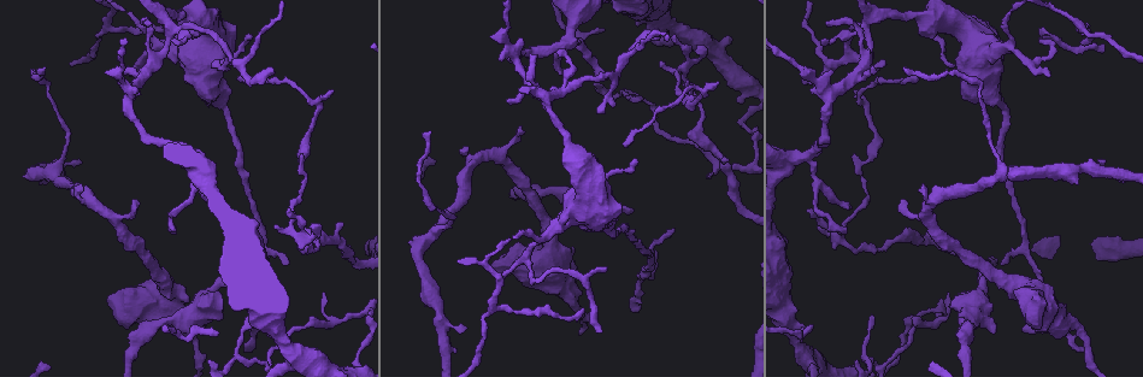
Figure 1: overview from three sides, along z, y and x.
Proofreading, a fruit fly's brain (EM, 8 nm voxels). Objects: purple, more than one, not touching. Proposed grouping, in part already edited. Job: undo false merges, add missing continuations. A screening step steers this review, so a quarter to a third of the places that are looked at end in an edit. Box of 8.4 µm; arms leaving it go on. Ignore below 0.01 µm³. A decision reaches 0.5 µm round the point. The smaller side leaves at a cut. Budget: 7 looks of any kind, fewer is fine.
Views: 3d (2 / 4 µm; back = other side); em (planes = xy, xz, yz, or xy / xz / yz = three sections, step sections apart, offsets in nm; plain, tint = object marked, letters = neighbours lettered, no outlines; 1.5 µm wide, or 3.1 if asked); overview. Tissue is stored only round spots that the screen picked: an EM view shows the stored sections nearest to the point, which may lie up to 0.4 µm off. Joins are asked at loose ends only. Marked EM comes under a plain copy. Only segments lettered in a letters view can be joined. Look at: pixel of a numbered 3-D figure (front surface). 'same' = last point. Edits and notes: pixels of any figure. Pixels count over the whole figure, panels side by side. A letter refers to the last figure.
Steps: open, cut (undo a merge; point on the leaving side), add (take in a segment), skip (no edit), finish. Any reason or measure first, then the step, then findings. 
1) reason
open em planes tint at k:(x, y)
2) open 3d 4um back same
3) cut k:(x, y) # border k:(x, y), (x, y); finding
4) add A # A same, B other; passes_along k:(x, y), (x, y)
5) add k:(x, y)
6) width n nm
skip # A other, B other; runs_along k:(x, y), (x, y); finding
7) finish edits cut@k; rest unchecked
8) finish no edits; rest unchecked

free end
open 3d 2um at 1:(655, 251)

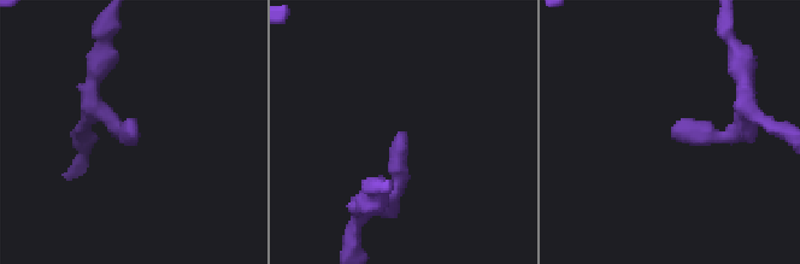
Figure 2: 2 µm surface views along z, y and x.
open em planes letters at 2:(403, 134)

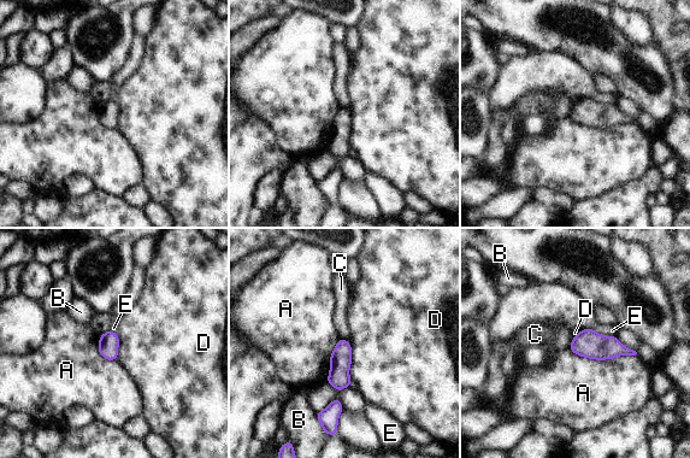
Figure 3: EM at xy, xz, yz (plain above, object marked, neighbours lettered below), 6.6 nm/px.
skip # A other, B other, C other, D other, E other; border 3:(347, 339), (351, 346), (352, 385); no lettered segment goes on from it

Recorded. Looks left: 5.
tapers out
open em planes letters at 1:(846, 233)

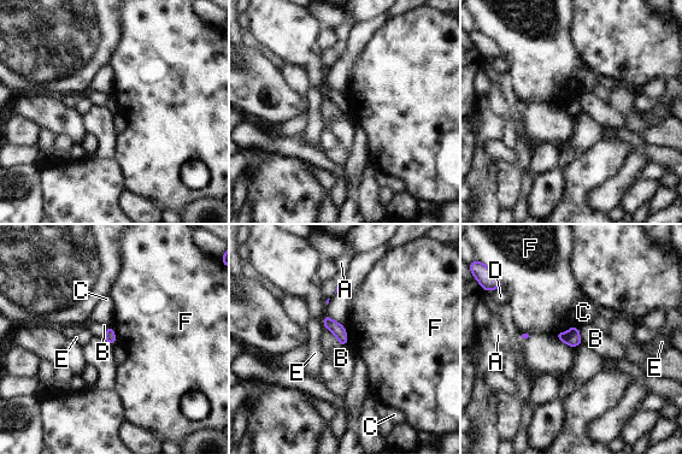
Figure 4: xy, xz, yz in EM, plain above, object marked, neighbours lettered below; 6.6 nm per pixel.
width 80 nm
skip # A other, B other, C other, D other, E other, F other; border 4:(578, 329), (570, 326), (554, 334); none of them fits

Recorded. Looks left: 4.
two arms at a narrow angle
open 3d 4um at 1:(665, 62)

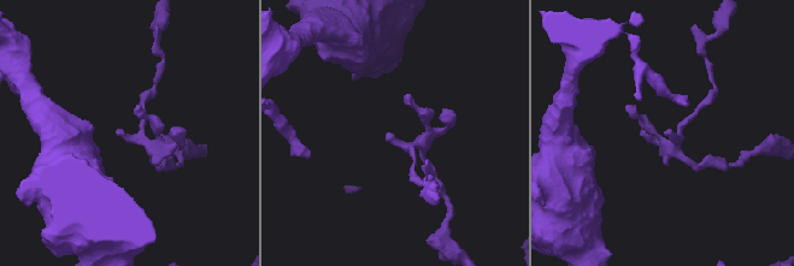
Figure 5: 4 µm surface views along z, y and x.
arms 4
open em xy step 4 letters at 5:(122, 133)

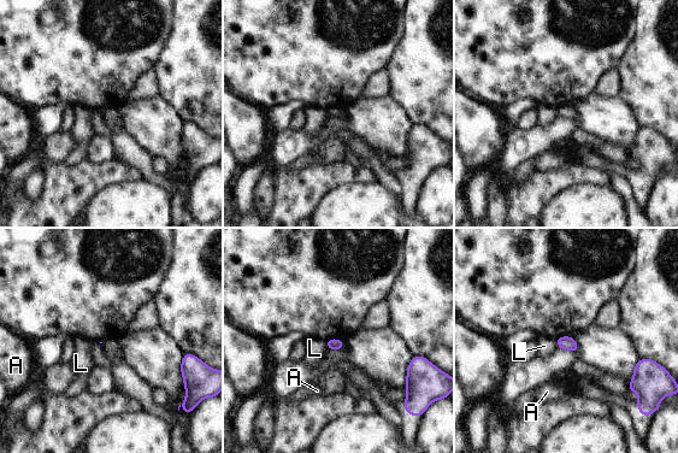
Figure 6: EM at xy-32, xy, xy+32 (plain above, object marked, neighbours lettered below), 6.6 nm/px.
cut it another way
open em planes letters same

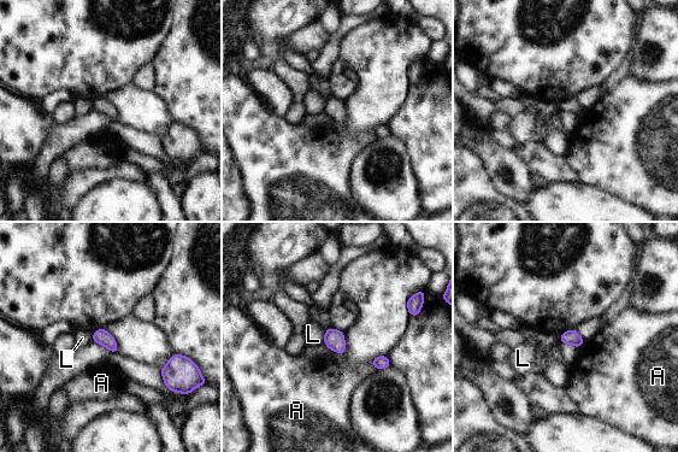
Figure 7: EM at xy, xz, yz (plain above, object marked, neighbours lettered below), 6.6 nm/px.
skip # A other, L other; border 7:(370, 363), (377, 370); no lettered segment goes on from it

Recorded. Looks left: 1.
finish no edits; rest unchecked

